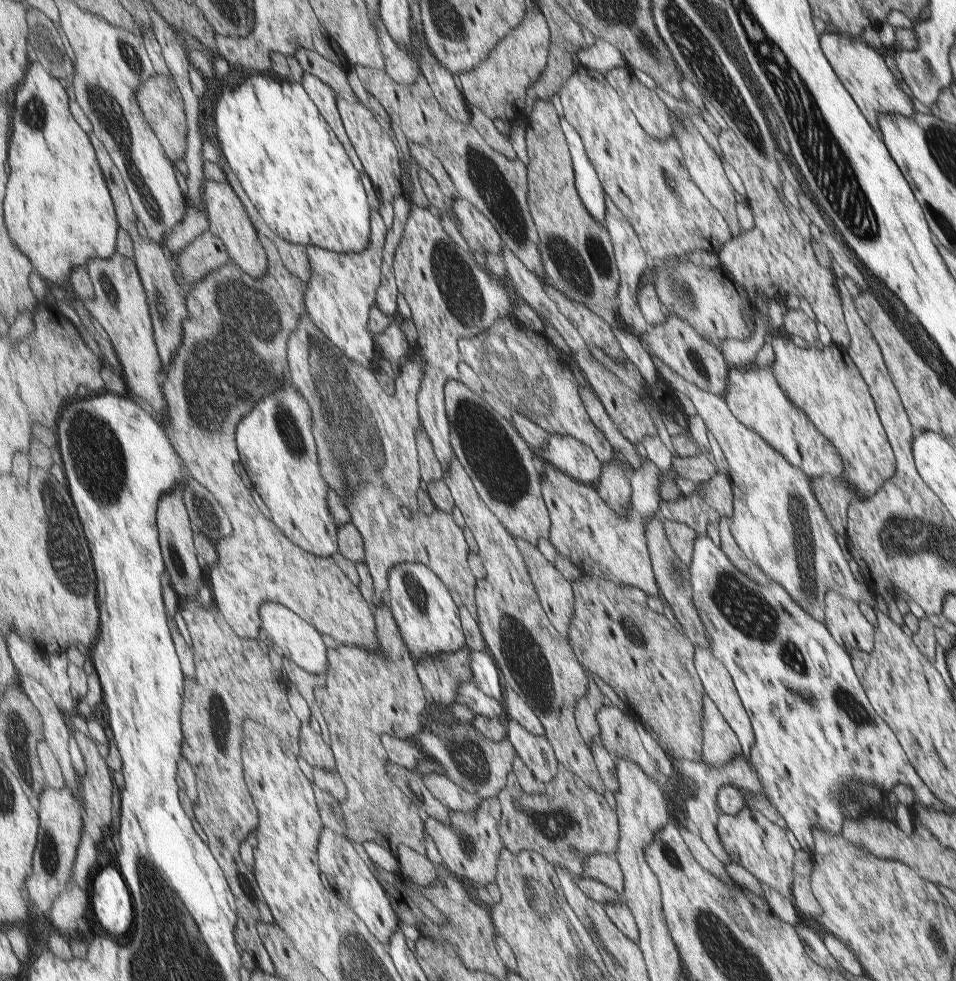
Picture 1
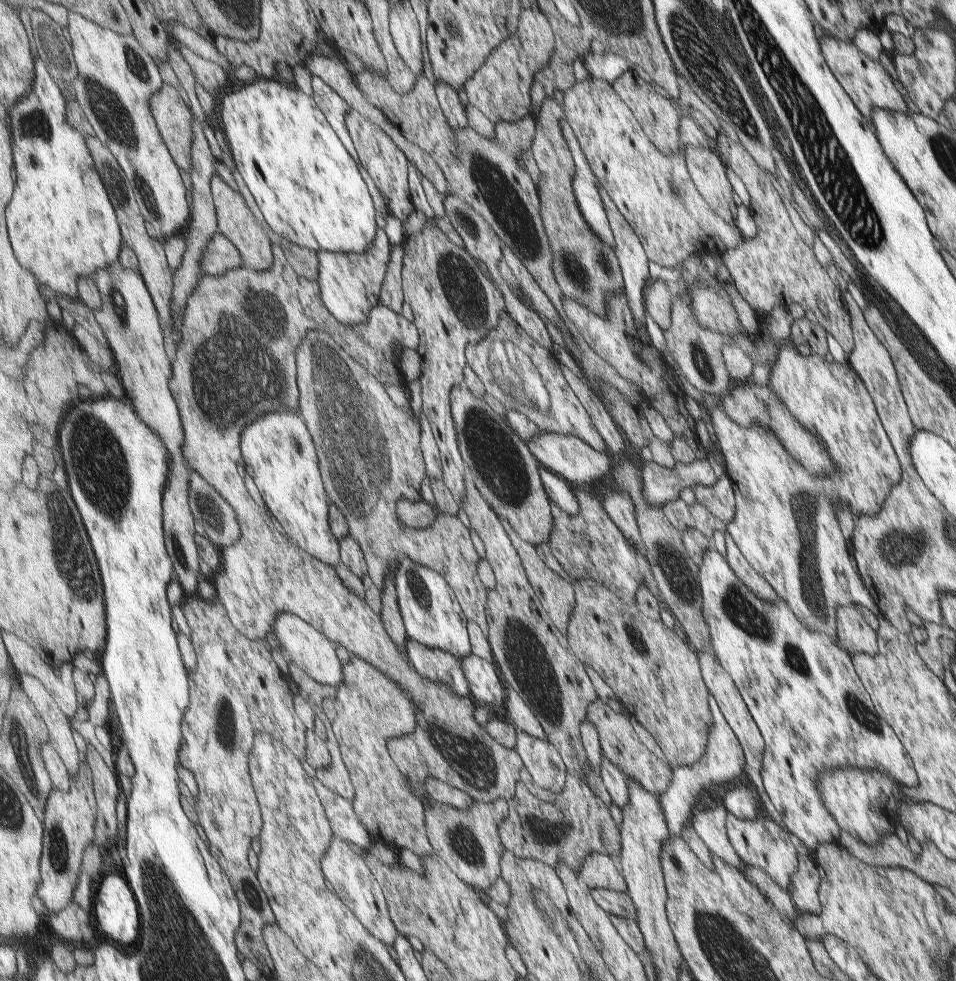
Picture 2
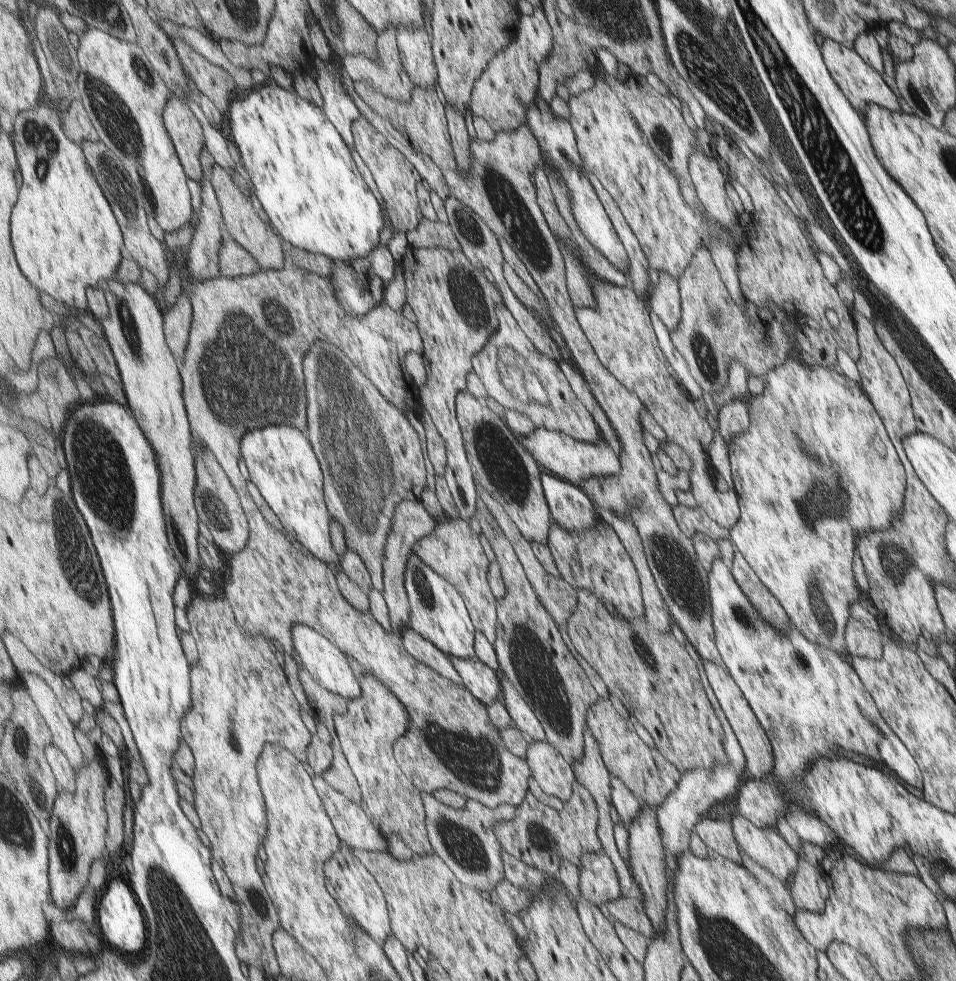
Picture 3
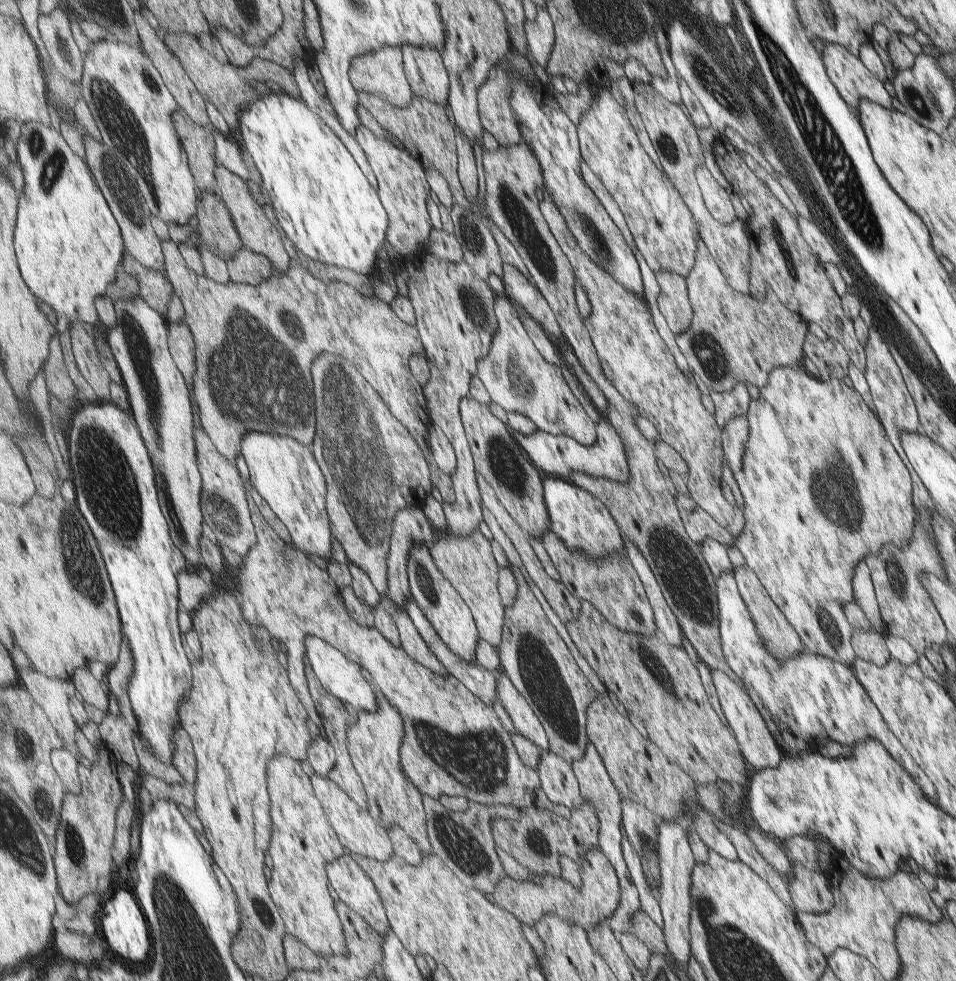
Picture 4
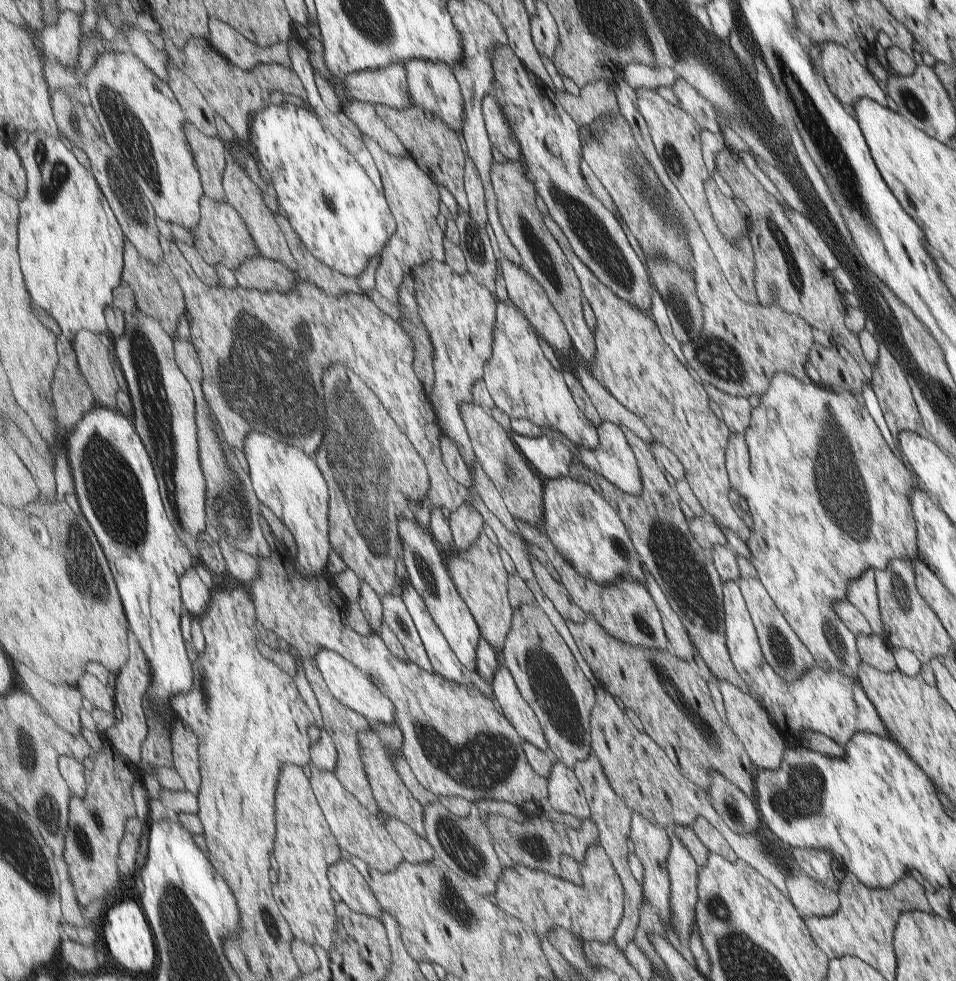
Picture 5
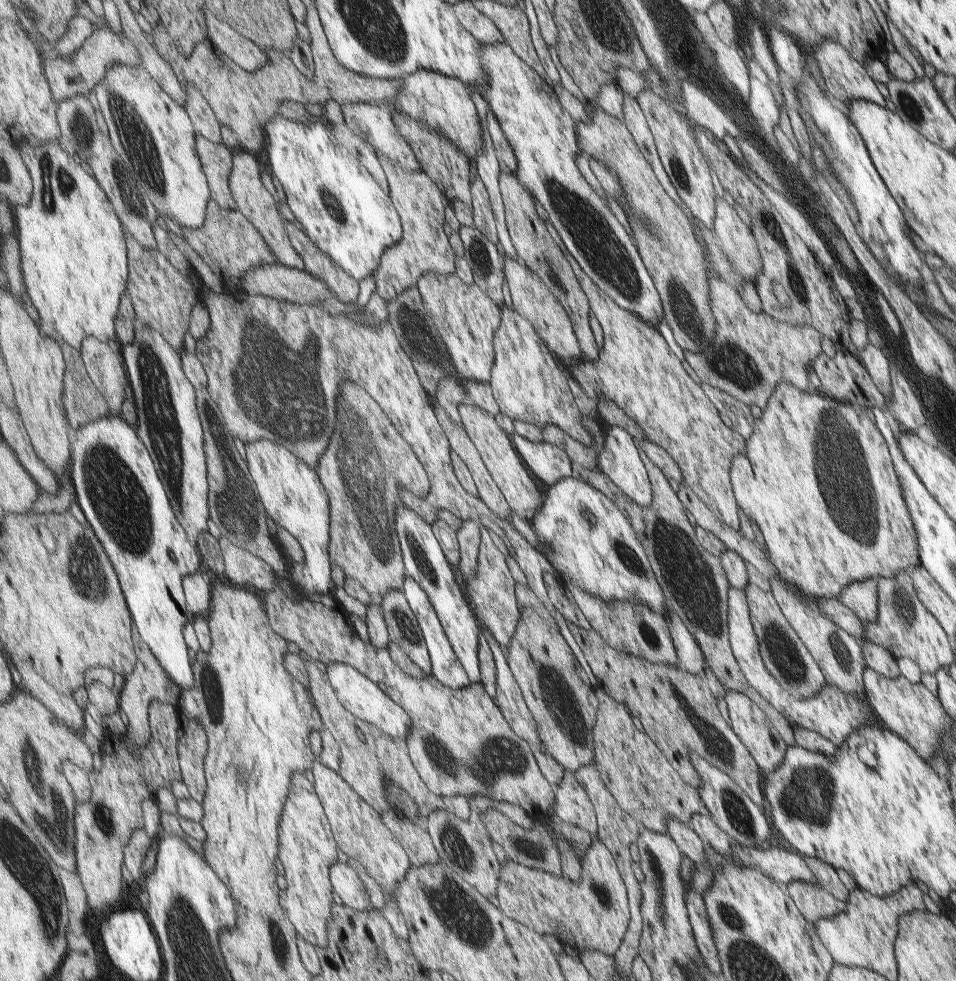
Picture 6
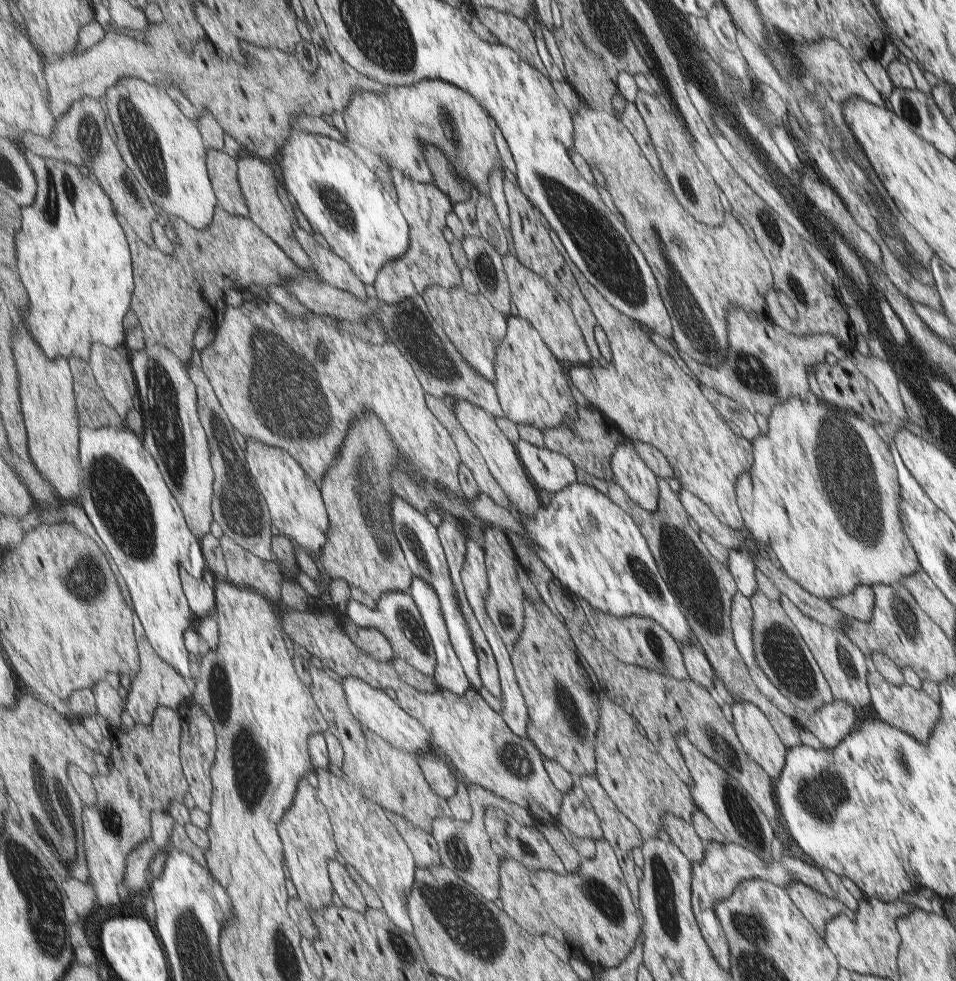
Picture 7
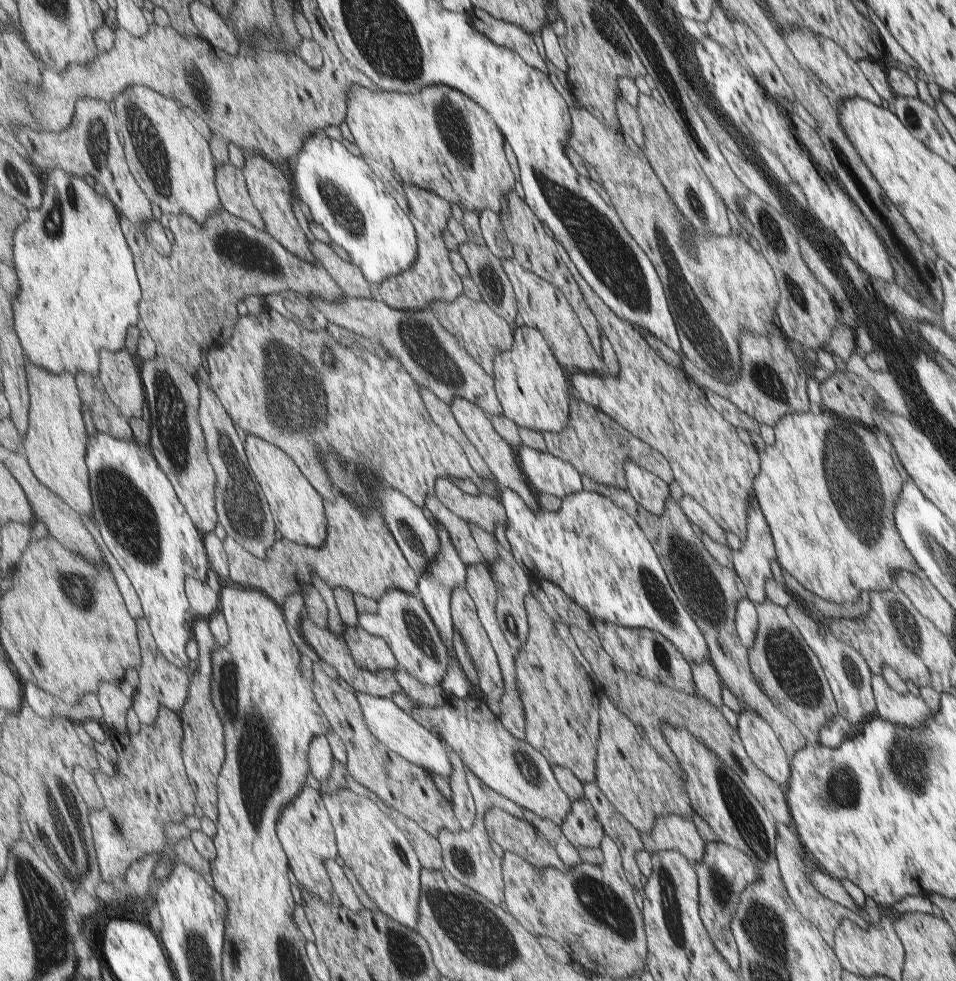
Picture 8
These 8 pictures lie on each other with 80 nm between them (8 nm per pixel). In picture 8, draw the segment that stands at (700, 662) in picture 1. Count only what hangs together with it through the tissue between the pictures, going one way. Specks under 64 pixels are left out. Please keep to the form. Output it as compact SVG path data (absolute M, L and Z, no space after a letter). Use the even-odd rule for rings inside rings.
M745 708L736 715L736 719L736 730L753 766L781 788L787 787L790 760L767 722L759 714Z

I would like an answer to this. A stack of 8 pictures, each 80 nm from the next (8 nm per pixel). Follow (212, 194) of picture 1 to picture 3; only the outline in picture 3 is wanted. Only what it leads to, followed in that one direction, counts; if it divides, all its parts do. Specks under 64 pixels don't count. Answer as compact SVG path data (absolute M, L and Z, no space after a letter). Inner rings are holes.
M221 165L213 167L210 180L213 183L217 198L221 203L222 215L224 216L225 230L243 247L258 260L261 268L279 270L286 263L286 254L283 253L281 245L281 235L277 232L273 224L267 224L261 220L257 214L253 202L245 196L235 182L233 175Z

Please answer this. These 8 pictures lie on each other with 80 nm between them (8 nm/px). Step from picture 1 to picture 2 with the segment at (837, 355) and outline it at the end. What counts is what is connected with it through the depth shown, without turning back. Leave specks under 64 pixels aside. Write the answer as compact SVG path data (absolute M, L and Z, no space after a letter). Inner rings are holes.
M791 342L790 345L779 345L778 362L771 364L767 380L777 400L807 432L813 433L824 445L835 471L810 473L765 427L751 425L743 429L731 422L725 413L721 413L719 405L709 412L703 402L720 446L731 489L735 490L737 510L734 520L725 525L725 532L733 539L749 566L767 581L779 599L786 602L802 626L808 631L827 634L833 642L837 642L835 607L863 605L874 615L878 614L875 599L852 568L849 542L844 539L837 522L839 510L846 506L853 515L874 517L892 487L903 477L903 470L862 379L850 366L835 361L828 363L817 354L799 354L799 346Z

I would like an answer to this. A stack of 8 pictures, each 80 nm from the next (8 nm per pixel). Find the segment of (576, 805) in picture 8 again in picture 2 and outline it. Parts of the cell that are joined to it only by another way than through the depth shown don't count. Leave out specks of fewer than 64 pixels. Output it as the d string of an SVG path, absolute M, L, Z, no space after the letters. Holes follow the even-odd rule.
M518 732L516 750L540 787L557 795L564 794L567 790L568 766L552 742Z

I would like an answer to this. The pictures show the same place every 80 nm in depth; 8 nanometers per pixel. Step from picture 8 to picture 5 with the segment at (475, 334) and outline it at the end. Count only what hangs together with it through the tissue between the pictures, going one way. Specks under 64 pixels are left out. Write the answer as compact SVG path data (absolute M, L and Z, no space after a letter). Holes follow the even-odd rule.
M430 261L416 267L411 275L415 280L420 316L434 343L436 384L428 397L444 434L455 442L469 474L473 476L473 464L477 458L463 421L461 406L474 402L474 387L484 379L486 365L495 354L494 333L499 301L470 272L459 275L446 263Z

